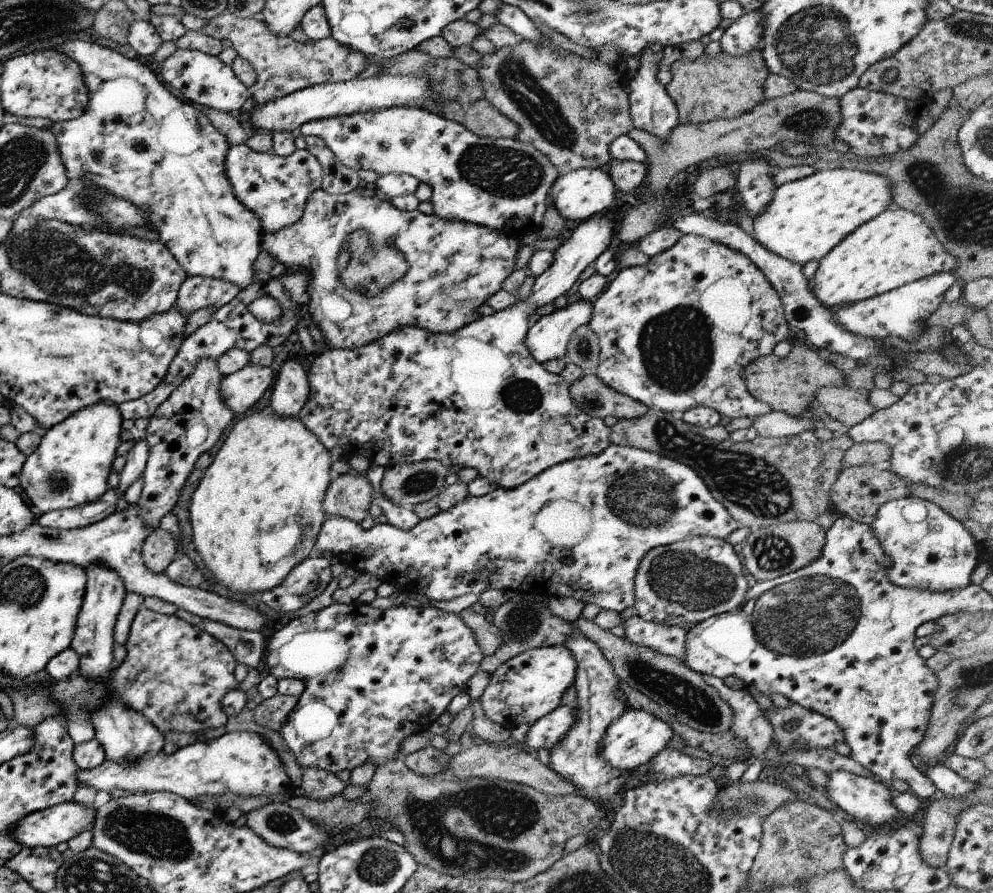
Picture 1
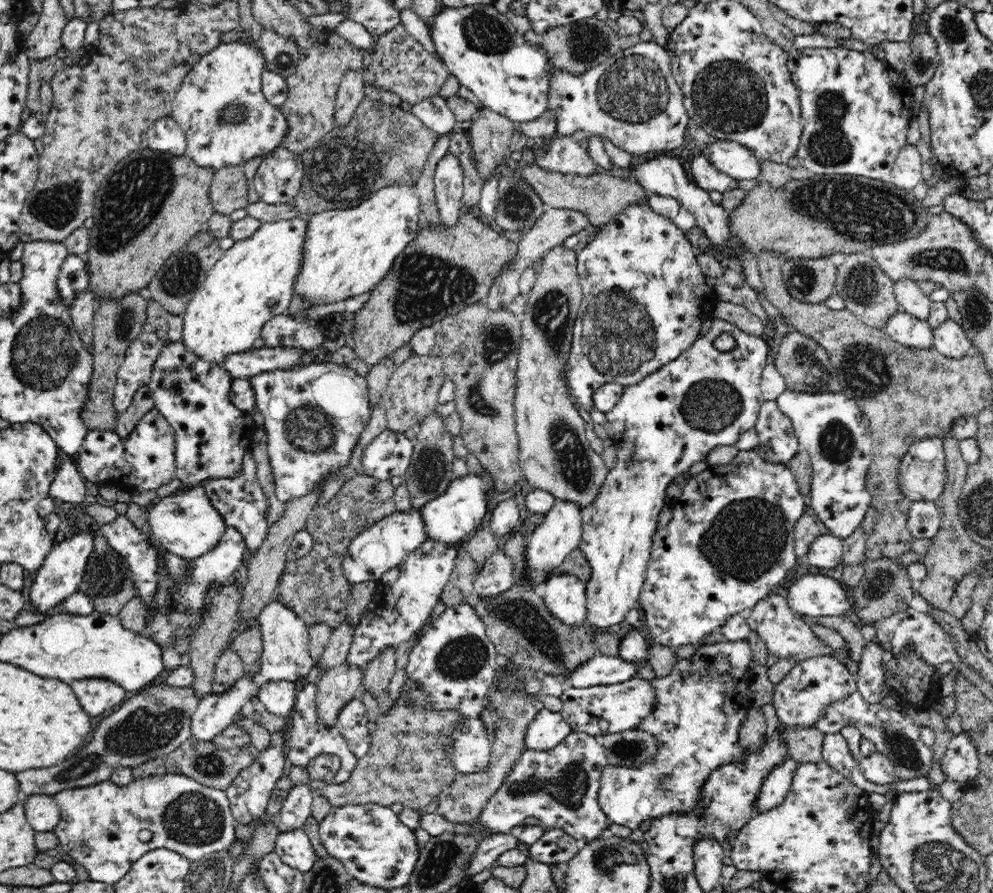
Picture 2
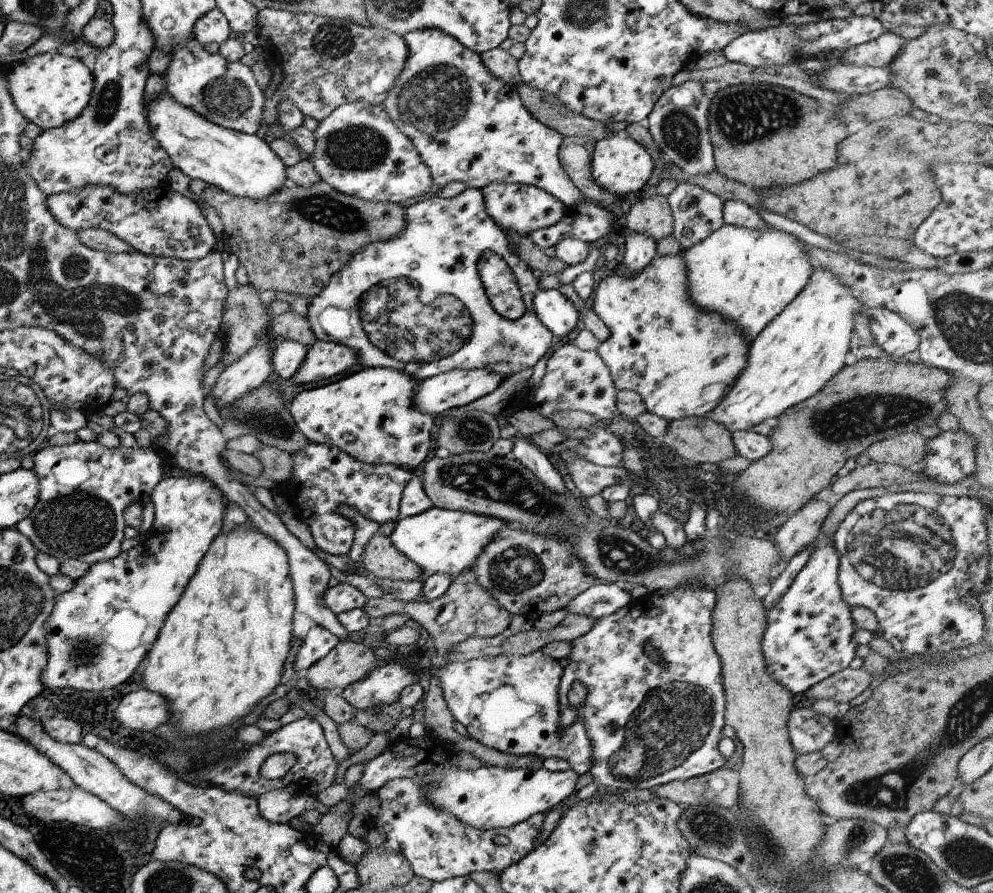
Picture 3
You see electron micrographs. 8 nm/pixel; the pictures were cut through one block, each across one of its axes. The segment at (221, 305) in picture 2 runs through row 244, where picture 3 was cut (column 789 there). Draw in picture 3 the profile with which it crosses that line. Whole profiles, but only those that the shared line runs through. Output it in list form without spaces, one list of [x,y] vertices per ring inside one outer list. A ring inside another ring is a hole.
[[[722,225],[702,242],[681,249],[687,296],[697,310],[719,314],[721,318],[733,322],[739,336],[751,344],[808,282],[812,270],[803,252],[805,244],[777,228],[747,230]]]

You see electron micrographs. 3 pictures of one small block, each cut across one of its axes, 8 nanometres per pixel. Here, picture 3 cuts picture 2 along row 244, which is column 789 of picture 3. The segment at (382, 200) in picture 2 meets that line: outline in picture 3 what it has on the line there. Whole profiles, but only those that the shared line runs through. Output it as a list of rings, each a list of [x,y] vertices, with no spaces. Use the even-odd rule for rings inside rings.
[[[812,270],[805,287],[776,318],[761,330],[747,348],[747,362],[741,374],[737,374],[733,386],[725,392],[721,402],[705,417],[721,424],[729,433],[753,429],[757,424],[769,419],[780,418],[791,406],[813,397],[844,366],[844,356],[849,349],[849,336],[853,328],[853,318],[857,312],[863,313],[861,302],[851,296],[851,290],[843,286],[829,270]]]

